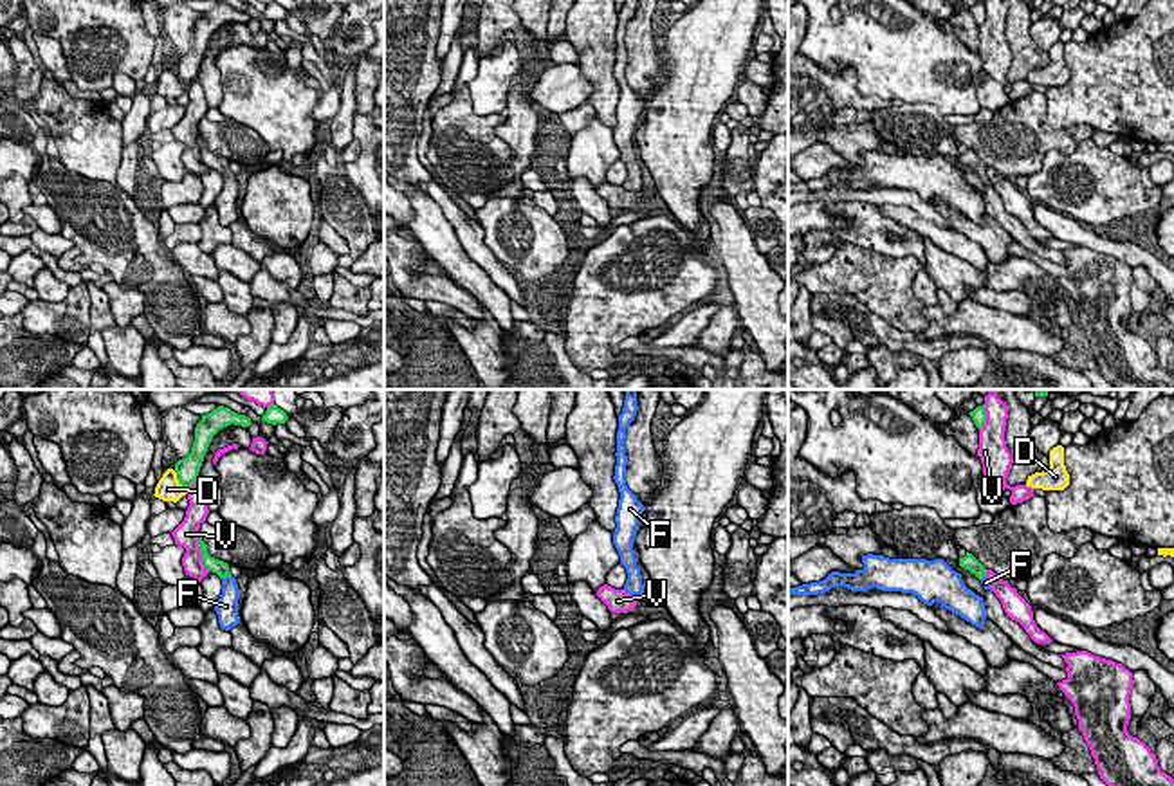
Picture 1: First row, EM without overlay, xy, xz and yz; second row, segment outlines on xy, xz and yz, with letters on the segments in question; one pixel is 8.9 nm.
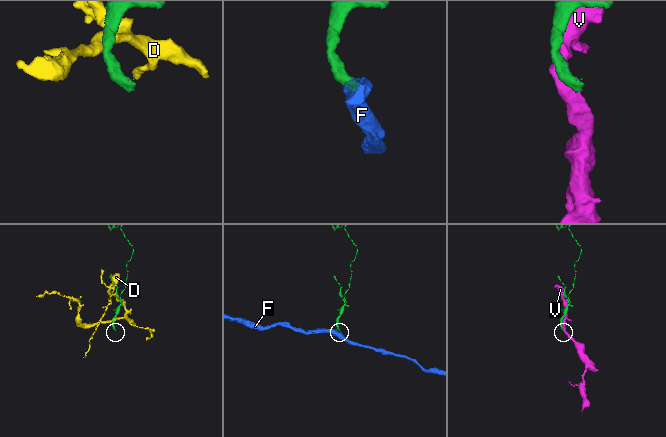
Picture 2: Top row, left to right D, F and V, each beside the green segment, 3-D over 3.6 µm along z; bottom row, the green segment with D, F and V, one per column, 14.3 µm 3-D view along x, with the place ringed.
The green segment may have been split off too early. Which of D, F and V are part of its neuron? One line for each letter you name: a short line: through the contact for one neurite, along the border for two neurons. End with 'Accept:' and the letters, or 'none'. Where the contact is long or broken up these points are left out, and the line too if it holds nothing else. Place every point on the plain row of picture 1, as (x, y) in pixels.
F: line xy (220, 164), (226, 172), (228, 199)
Accept: F

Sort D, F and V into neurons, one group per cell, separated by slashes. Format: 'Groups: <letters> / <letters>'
Groups: D / F / V

